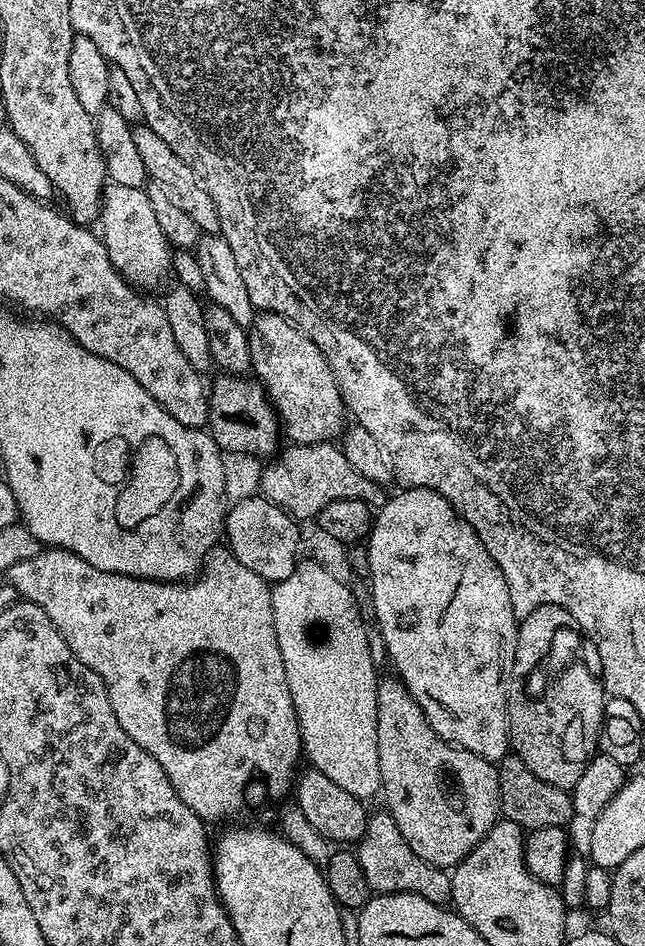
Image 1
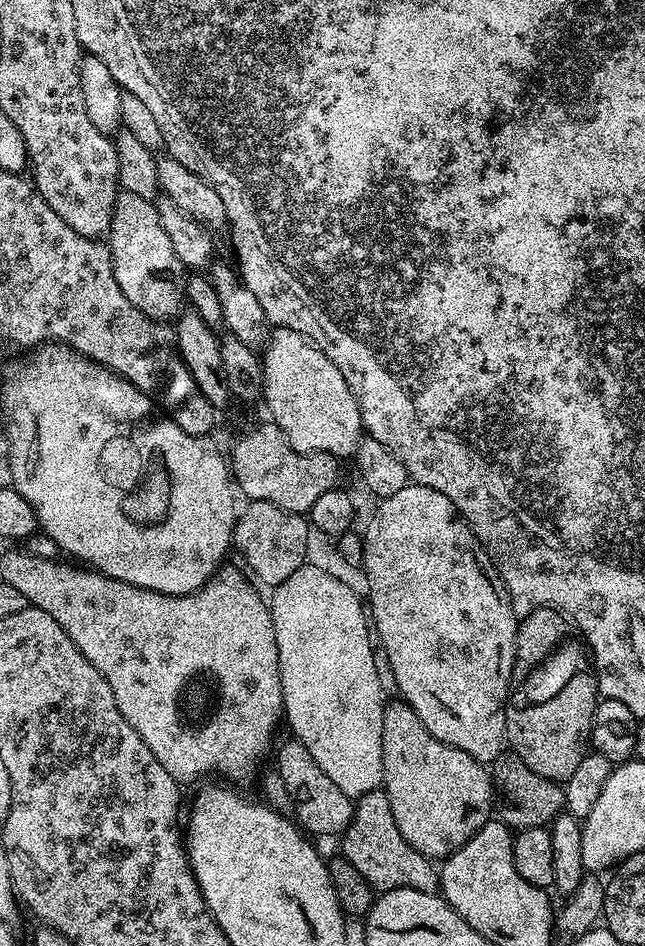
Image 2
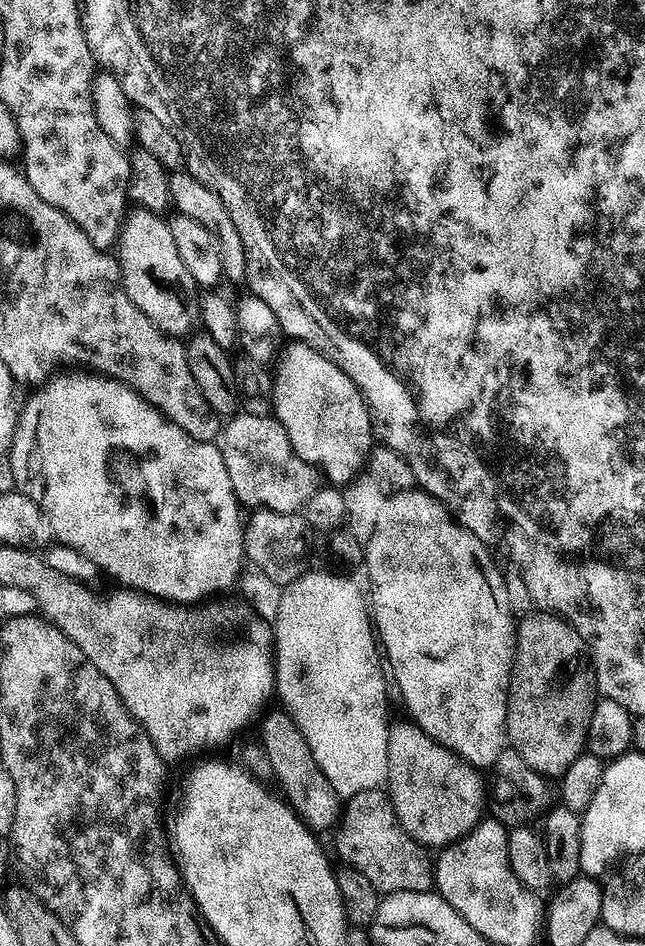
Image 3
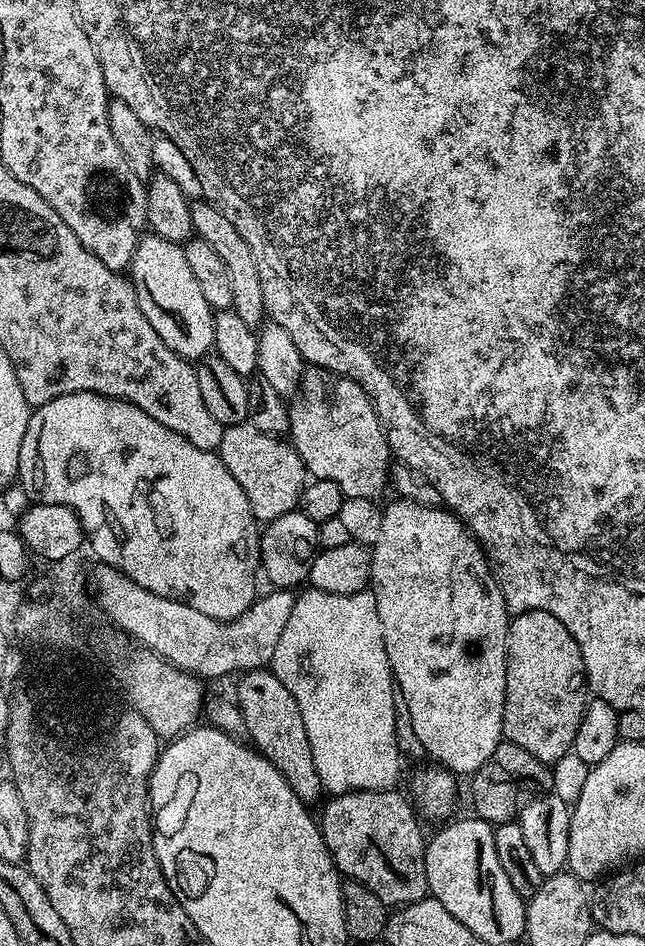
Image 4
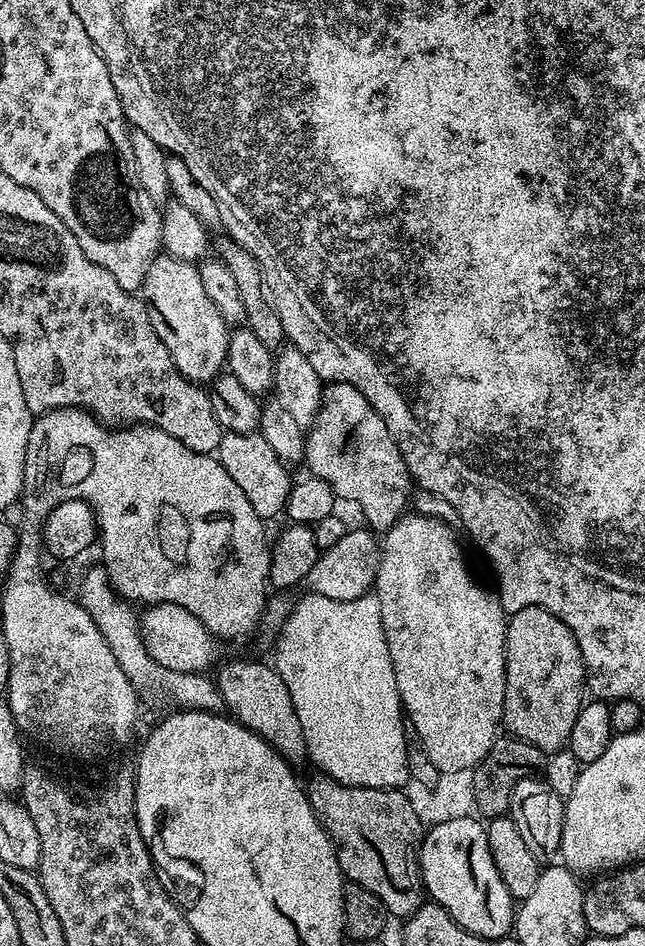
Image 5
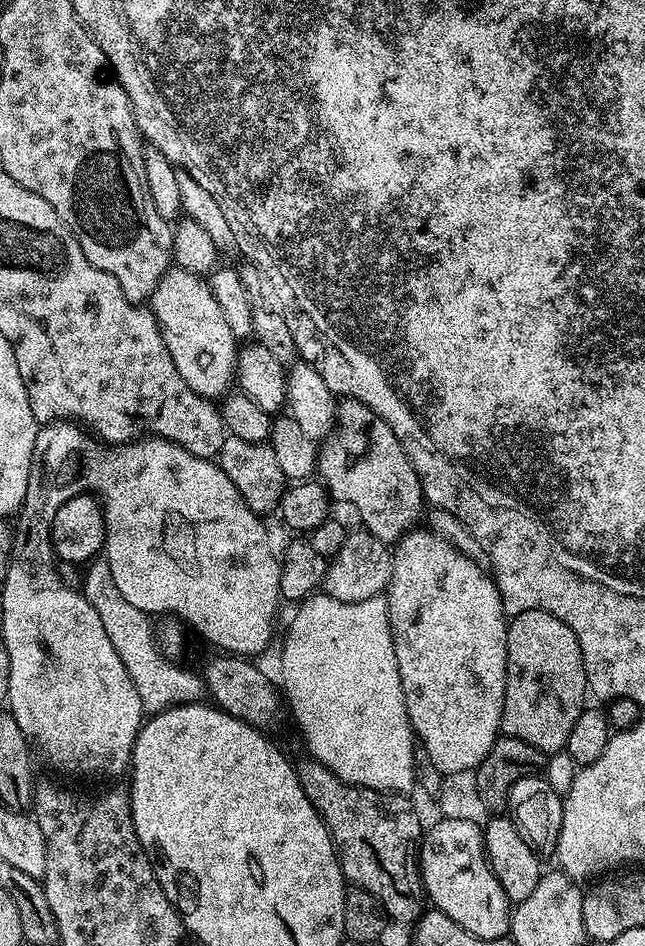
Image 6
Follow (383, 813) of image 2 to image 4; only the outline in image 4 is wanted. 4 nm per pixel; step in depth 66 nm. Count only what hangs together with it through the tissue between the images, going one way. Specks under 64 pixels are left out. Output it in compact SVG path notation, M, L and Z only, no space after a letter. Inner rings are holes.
M400 790L341 792L329 799L332 801L318 816L320 832L341 877L366 885L389 906L417 904L429 895L424 865L426 836L420 833L417 809L405 796Z

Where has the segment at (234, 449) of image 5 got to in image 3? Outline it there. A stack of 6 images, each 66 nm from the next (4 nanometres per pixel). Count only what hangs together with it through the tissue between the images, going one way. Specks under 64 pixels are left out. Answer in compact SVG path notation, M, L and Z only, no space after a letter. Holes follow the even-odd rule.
M240 410L231 418L223 421L220 434L214 443L222 454L222 462L226 462L226 474L230 474L230 486L234 486L234 494L245 509L265 508L271 512L300 512L305 502L316 492L317 469L302 458L298 458L298 454L294 454L286 430L272 416L246 414Z

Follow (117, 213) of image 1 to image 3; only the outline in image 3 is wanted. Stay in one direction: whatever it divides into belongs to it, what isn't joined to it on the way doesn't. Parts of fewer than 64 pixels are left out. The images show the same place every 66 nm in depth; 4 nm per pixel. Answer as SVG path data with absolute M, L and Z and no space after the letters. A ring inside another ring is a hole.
M133 207L120 229L119 248L120 282L130 302L134 302L134 306L138 306L158 330L168 336L187 337L193 331L191 328L197 327L200 318L198 289L182 258L178 258L168 220L145 208Z

